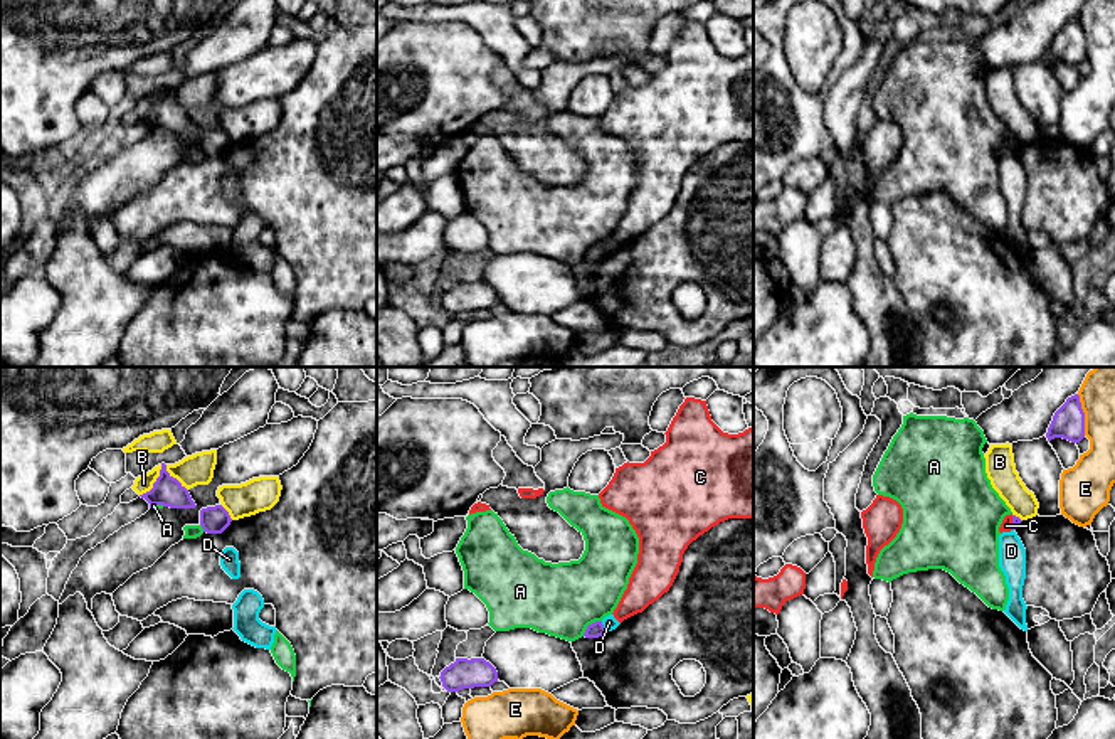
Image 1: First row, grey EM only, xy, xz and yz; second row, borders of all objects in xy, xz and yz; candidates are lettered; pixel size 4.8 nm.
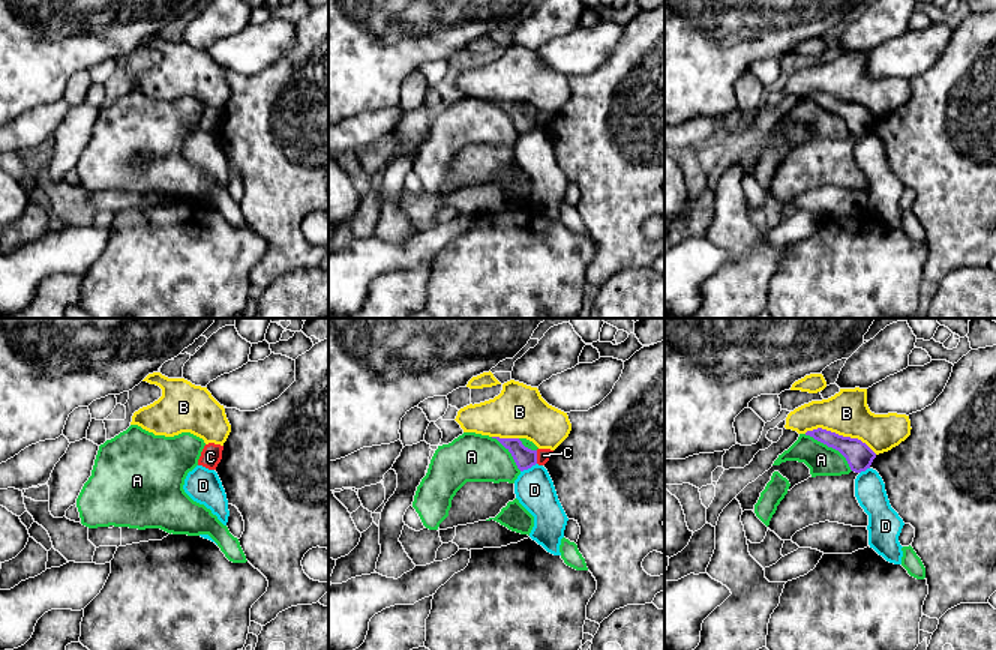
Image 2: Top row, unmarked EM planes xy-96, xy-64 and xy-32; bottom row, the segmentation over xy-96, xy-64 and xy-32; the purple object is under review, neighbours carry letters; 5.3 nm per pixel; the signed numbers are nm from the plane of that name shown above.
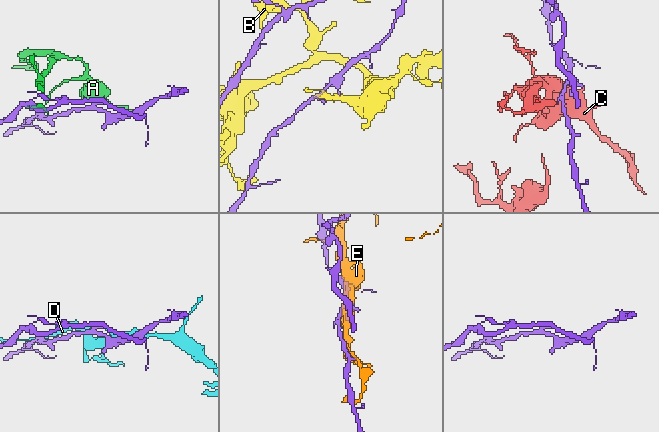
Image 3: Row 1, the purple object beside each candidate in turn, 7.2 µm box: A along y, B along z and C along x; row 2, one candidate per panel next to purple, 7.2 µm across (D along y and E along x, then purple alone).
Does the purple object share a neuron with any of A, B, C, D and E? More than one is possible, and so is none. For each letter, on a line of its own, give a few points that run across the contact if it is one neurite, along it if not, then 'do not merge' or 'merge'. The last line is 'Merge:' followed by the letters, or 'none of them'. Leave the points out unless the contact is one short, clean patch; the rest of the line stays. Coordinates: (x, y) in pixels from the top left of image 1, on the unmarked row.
A: xz (601, 243), (589, 248), (582, 258) | do not merge
B: do not merge
C: yz (1011, 138), (1013, 152) | do not merge
D: xz (601, 244), (606, 255) | do not merge
E: do not merge
Merge: none of them

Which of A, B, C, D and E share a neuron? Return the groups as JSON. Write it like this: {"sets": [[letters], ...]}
{"sets": [["A"], ["B"], ["C"], ["D"], ["E"]]}

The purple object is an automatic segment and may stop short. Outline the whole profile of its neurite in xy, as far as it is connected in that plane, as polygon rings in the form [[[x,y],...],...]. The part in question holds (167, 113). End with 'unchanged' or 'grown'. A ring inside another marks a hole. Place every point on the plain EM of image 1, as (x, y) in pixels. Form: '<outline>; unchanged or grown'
[[[161,86],[160,99],[153,106],[153,111],[140,120],[150,126],[150,131],[153,128],[163,128],[170,131],[197,130],[188,113],[166,94],[165,86]]]; unchanged

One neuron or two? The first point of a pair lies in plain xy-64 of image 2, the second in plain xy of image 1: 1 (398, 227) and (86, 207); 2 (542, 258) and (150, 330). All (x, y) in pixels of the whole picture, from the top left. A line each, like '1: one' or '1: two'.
1: two
2: one

